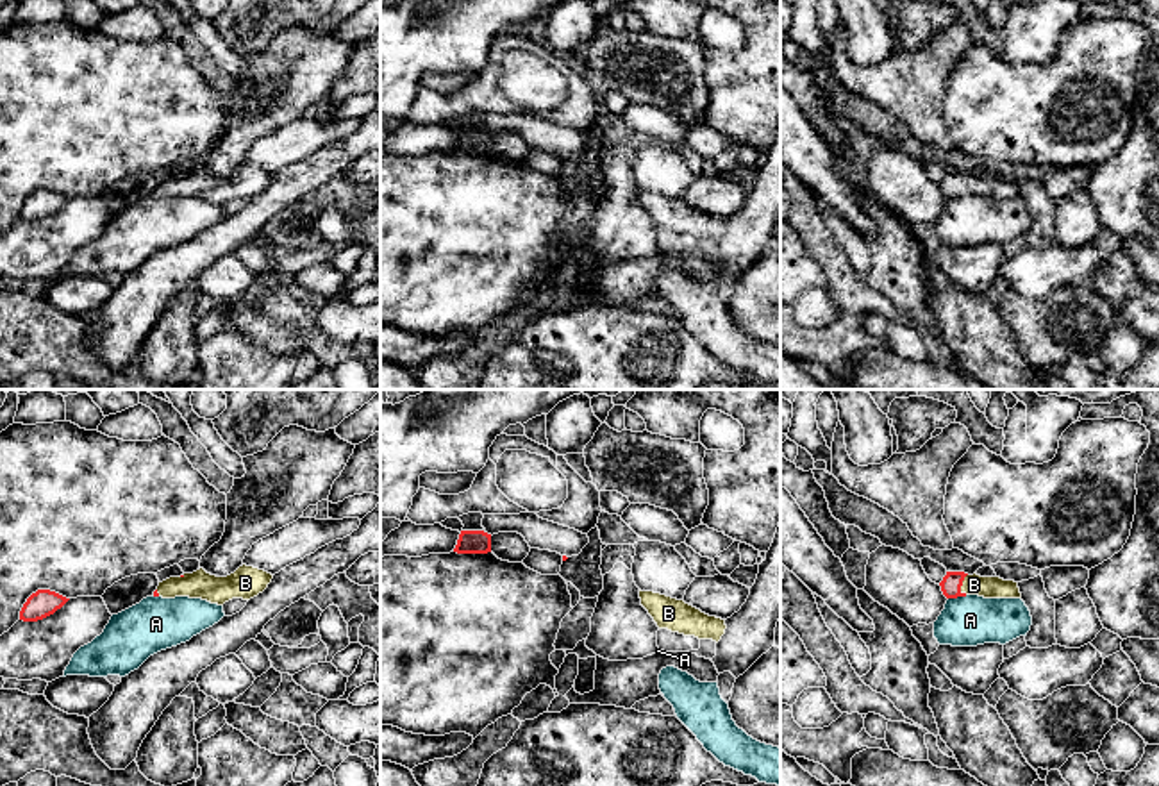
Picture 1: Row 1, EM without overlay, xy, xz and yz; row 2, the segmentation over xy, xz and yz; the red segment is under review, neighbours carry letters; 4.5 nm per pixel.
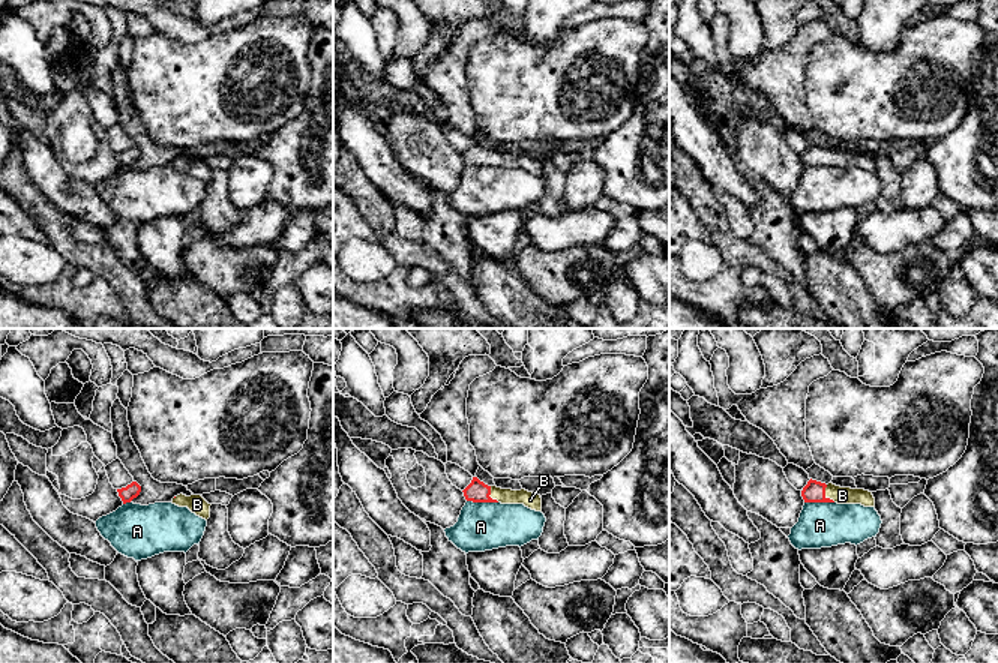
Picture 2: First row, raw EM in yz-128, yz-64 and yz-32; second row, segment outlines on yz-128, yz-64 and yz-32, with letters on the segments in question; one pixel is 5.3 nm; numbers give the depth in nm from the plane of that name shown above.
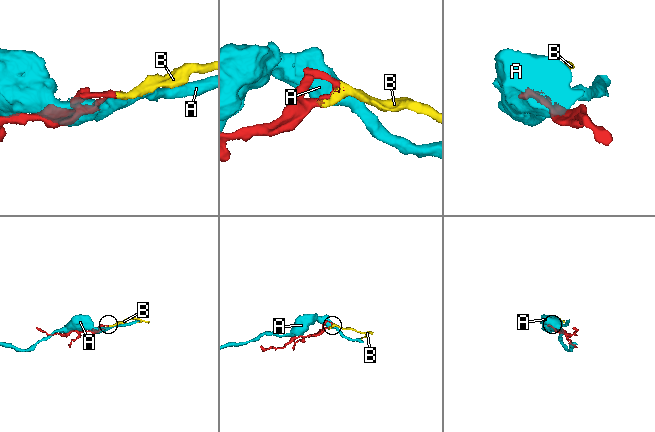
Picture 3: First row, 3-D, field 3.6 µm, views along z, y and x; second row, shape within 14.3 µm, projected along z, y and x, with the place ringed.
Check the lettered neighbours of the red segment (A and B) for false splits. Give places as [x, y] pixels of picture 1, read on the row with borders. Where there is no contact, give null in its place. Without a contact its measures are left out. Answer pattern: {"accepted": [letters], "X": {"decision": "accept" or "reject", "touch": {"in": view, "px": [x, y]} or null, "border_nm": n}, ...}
{"accepted": ["B"], "A": {"decision": "reject", "touch": {"in": "yz", "px": [958, 595]}, "border_nm": 90}, "B": {"decision": "accept", "touch": {"in": "yz", "px": [961, 585]}, "border_nm": 100}}

